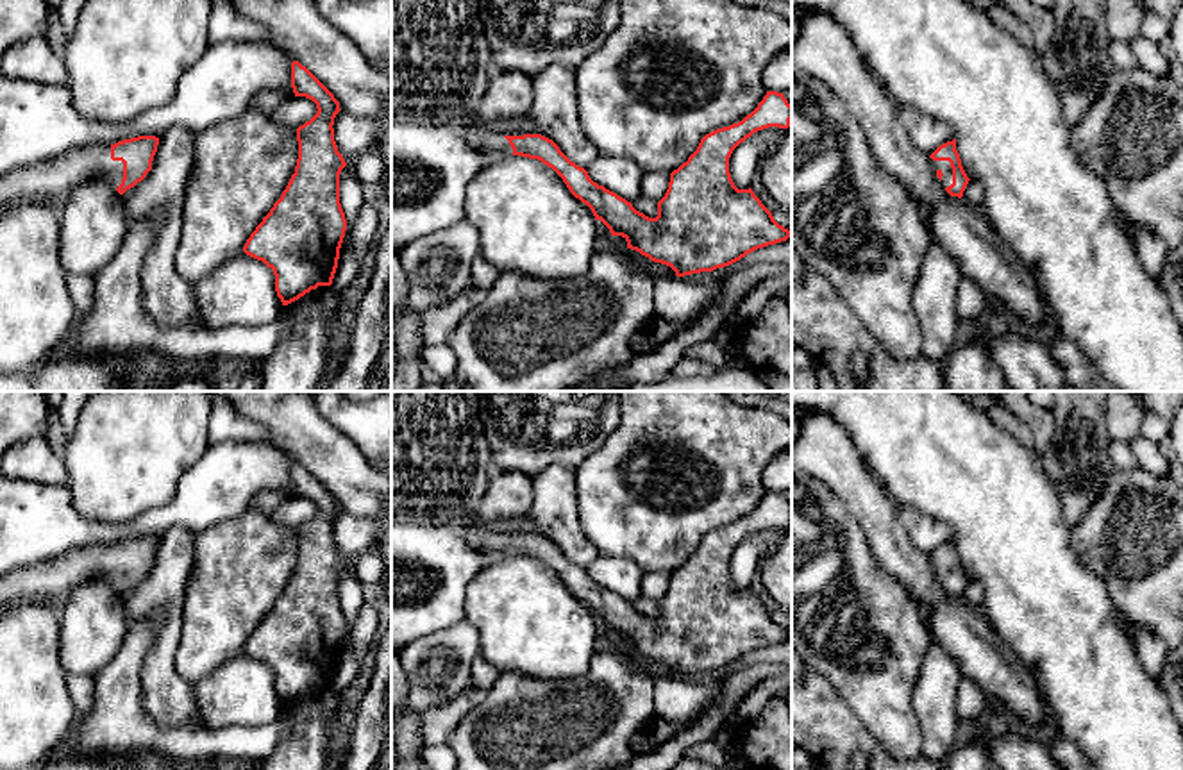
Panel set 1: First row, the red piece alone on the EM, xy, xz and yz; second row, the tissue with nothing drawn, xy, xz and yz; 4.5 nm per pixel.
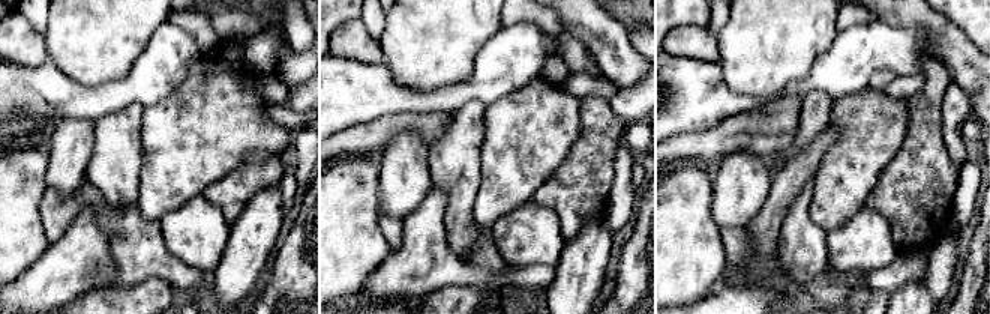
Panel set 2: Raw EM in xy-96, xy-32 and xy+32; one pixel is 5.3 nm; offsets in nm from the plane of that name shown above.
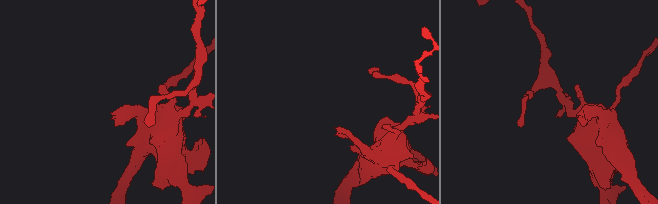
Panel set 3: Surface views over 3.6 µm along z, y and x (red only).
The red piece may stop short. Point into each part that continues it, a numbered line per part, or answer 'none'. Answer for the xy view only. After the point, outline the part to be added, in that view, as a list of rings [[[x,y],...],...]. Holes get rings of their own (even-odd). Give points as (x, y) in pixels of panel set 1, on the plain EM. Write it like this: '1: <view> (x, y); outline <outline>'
1: xy (52, 581); outline [[[111,545],[73,548],[55,559],[20,566],[0,577],[0,615],[29,602],[63,606],[75,588],[95,577],[113,588],[122,584],[123,563],[111,559]]]

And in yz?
1: yz (946, 569); outline [[[933,561],[935,570],[940,570],[942,575],[942,584],[947,588],[952,584],[952,568],[949,561]]]

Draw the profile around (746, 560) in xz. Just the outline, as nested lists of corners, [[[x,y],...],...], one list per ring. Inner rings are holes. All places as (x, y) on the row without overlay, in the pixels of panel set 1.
[[[768,527],[754,532],[733,550],[729,573],[738,590],[749,590],[752,586],[761,559],[784,540],[786,532],[788,529]]]

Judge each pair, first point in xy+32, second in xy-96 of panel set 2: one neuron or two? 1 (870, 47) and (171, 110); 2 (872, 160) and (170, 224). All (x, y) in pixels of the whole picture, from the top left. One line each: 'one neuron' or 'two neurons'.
1: two neurons
2: two neurons

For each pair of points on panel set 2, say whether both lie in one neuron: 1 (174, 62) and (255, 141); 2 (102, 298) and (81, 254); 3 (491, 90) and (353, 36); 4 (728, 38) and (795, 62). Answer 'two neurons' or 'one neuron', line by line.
1: two neurons
2: two neurons
3: two neurons
4: one neuron

